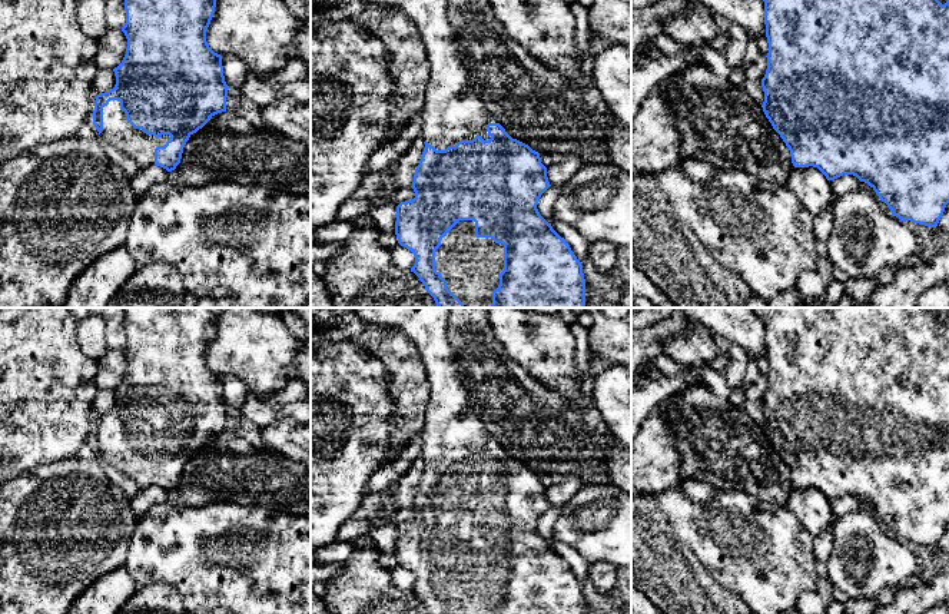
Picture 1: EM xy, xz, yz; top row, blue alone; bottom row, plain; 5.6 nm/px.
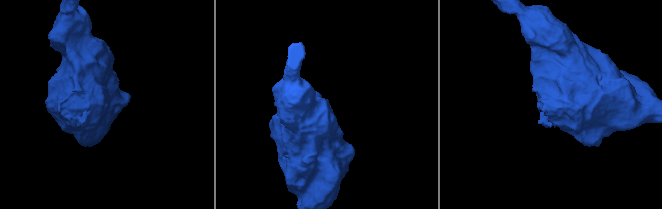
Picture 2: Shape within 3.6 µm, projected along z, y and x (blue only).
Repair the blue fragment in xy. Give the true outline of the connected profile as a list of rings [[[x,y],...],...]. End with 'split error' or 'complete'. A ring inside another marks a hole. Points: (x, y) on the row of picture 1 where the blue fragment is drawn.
[[[125,0],[126,23],[122,31],[127,39],[126,54],[113,69],[115,87],[96,96],[93,125],[102,143],[130,156],[139,169],[156,165],[167,172],[175,170],[189,137],[212,116],[226,112],[229,86],[223,76],[222,56],[206,42],[215,7],[216,0]]] | split error

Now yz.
[[[763,0],[764,1],[764,24],[769,43],[767,70],[761,79],[764,92],[763,112],[773,129],[780,135],[790,150],[792,163],[794,167],[817,167],[827,180],[834,180],[843,175],[853,175],[860,182],[867,183],[887,205],[892,215],[900,220],[936,228],[946,205],[949,203],[949,0],[942,4],[939,0]]] | complete

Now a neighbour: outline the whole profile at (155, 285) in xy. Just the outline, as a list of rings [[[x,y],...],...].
[[[155,260],[139,266],[106,308],[183,308],[186,295],[177,271]]]

